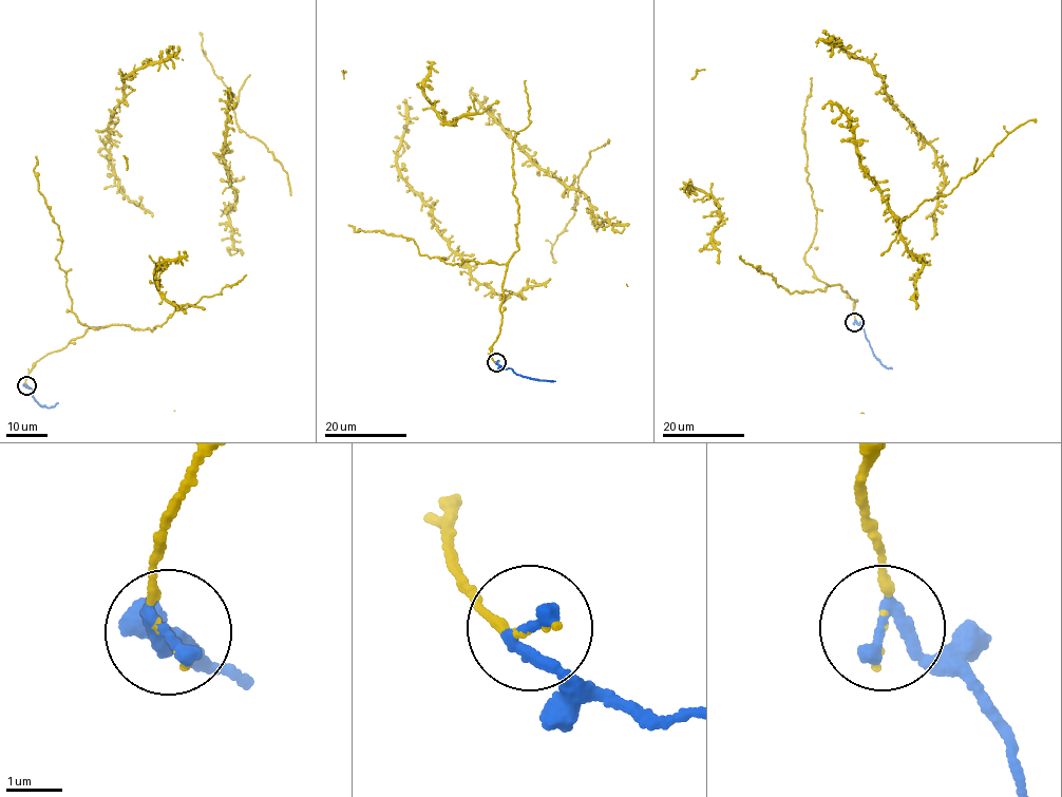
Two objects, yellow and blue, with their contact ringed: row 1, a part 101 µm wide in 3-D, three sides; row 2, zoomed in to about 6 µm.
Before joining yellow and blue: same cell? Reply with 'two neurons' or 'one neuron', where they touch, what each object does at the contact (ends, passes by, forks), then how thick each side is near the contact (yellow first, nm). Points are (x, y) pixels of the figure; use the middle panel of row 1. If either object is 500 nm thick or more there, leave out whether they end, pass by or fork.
one neuron | (496, 362) | yellow ends | blue ends | 70/280 nm

